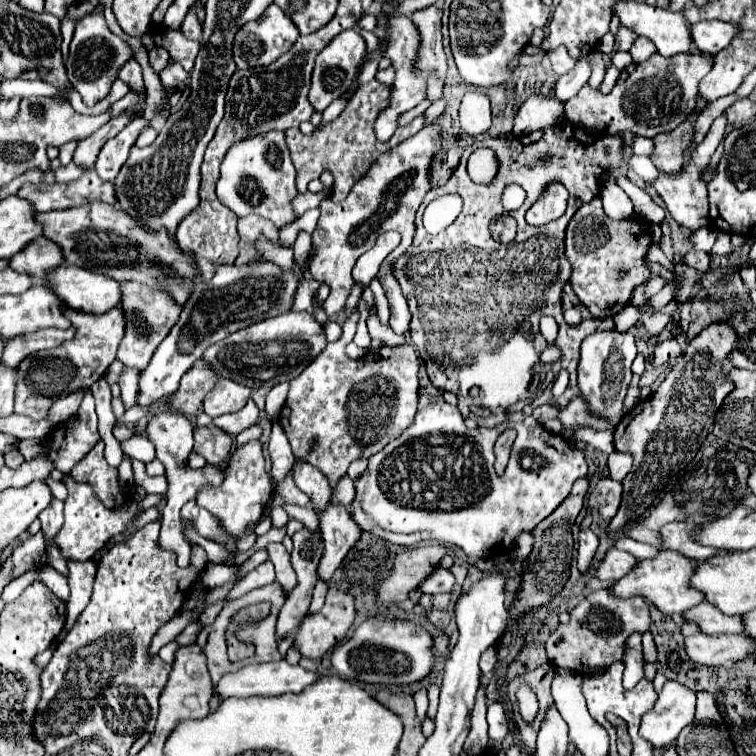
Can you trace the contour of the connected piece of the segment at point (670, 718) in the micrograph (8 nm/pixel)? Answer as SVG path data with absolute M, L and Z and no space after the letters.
M667 680L659 692L659 700L641 722L641 734L655 748L671 746L679 732L691 724L695 714L697 694L677 680Z

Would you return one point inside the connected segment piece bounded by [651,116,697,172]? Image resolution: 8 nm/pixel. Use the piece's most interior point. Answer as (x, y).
(669, 146)

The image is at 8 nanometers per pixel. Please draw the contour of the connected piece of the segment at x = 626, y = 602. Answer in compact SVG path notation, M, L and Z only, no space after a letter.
M607 588L591 592L585 600L579 602L577 608L571 610L571 622L559 624L553 634L547 640L547 658L555 668L567 668L577 674L589 674L597 666L611 666L613 662L623 658L623 644L627 642L631 632L645 632L649 628L649 604L643 596L631 596L631 598L619 598L613 596Z

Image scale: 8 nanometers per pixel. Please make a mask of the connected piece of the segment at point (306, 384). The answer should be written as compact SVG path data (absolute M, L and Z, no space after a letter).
M353 310L352 315L342 325L343 334L333 344L327 344L323 356L315 358L297 378L291 380L287 402L281 410L281 426L291 442L293 454L311 462L317 470L321 470L329 486L335 490L341 476L347 474L347 468L357 458L367 458L373 448L375 452L383 450L389 442L399 438L405 428L413 424L419 406L419 366L421 356L413 344L403 344L397 348L383 348L377 352L367 352L359 360L349 360L345 356L345 347L351 342L359 320L358 310Z

